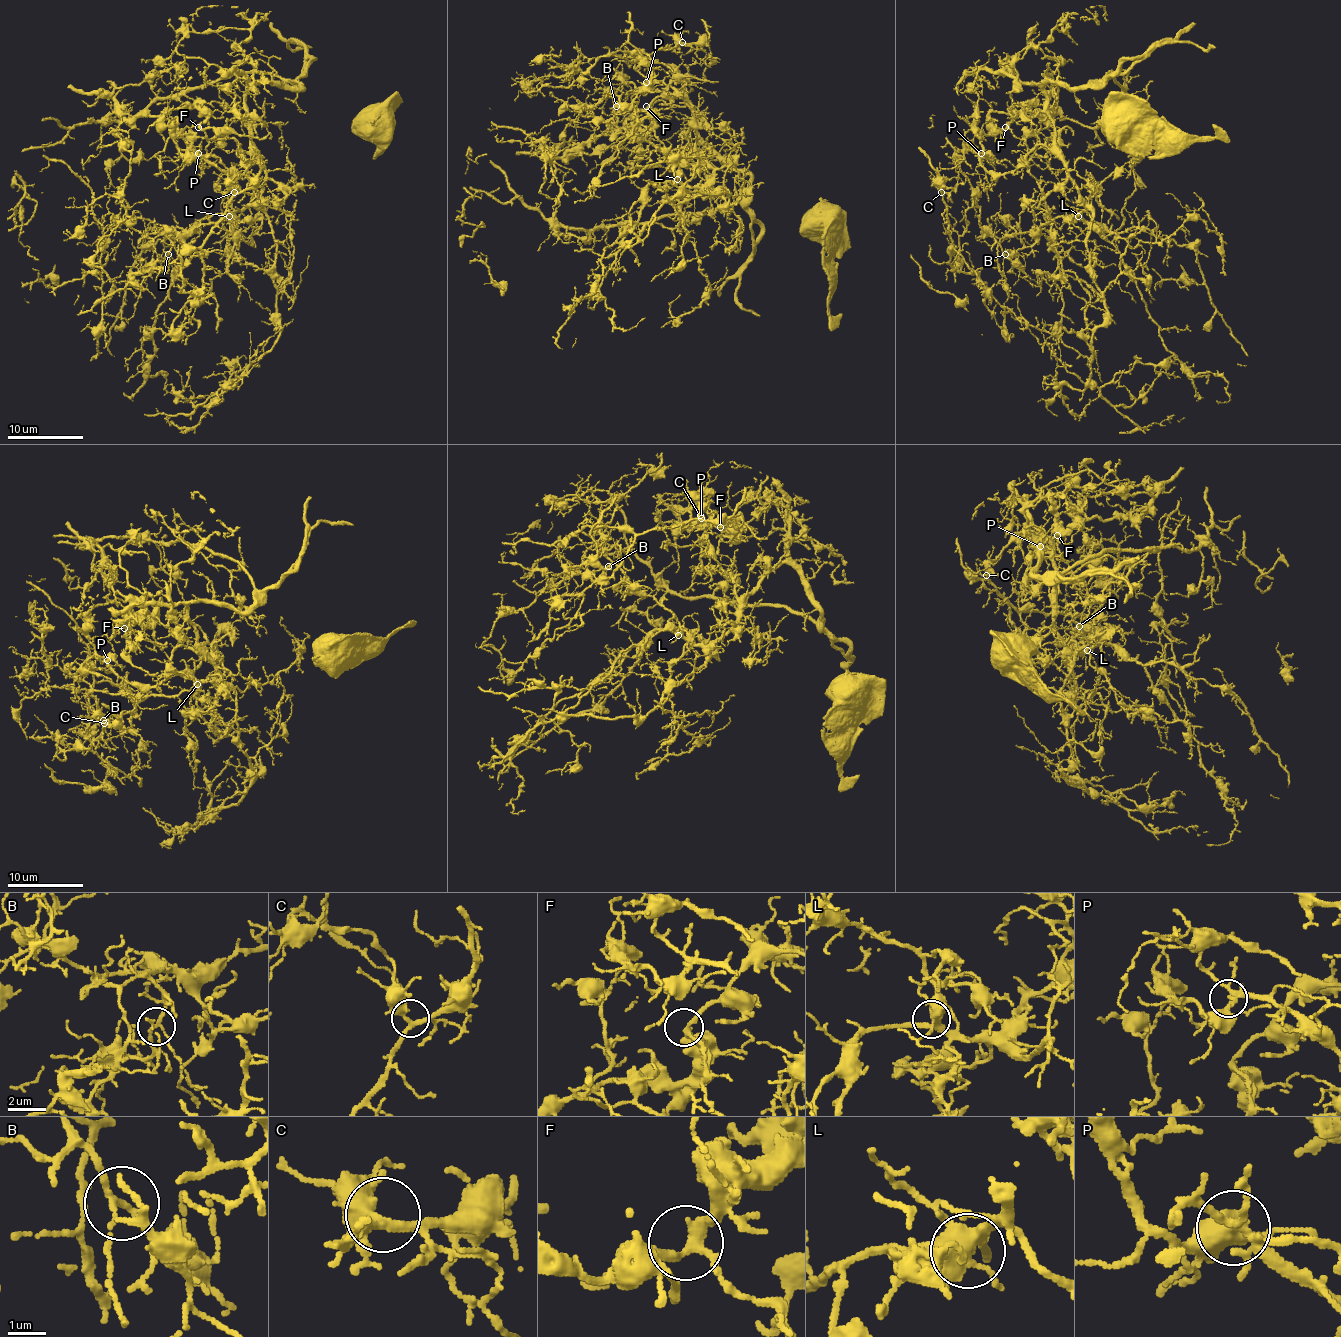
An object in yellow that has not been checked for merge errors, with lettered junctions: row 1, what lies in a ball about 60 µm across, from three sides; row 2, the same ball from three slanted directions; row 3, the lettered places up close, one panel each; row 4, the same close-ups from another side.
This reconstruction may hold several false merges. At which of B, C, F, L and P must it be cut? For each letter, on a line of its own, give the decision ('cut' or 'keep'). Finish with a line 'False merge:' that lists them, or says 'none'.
B: keep
C: keep
F: keep
L: keep
P: keep
False merge: none

